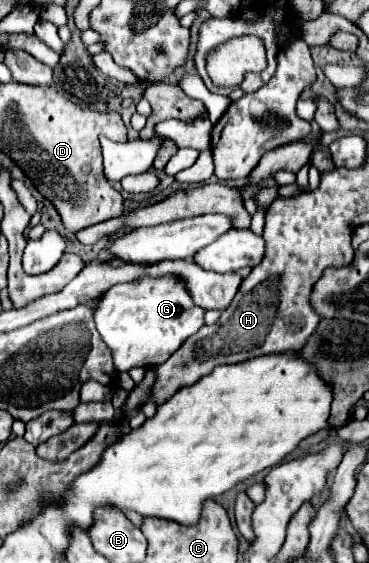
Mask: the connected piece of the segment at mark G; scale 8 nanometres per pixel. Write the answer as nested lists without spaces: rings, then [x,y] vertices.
[[[143,277],[141,281],[119,283],[105,291],[95,305],[93,317],[101,339],[113,353],[115,369],[129,371],[133,367],[149,369],[165,363],[187,337],[205,325],[203,313],[203,309],[193,305],[189,293],[185,293],[181,279]]]

